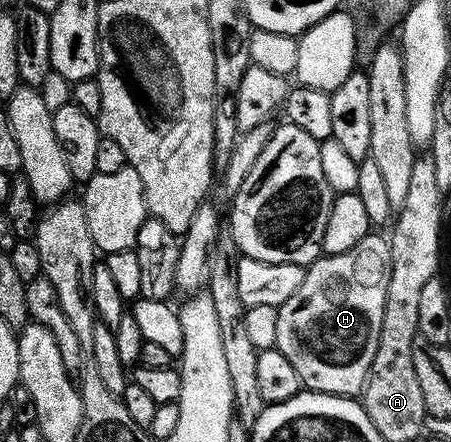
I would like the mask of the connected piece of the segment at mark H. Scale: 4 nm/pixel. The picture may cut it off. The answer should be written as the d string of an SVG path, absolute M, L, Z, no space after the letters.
M370 232L358 244L354 244L354 248L350 248L341 254L330 254L321 256L307 267L304 272L302 284L294 292L294 296L290 296L290 300L286 300L278 307L278 340L275 349L282 352L282 356L286 356L286 360L290 360L290 364L294 364L301 383L309 390L316 390L319 394L343 394L345 396L356 396L364 389L364 381L368 378L368 369L370 364L374 364L374 352L378 352L378 335L382 333L382 312L386 312L386 300L388 299L388 289L390 288L390 272L392 271L392 244L387 237L384 238L376 232Z

